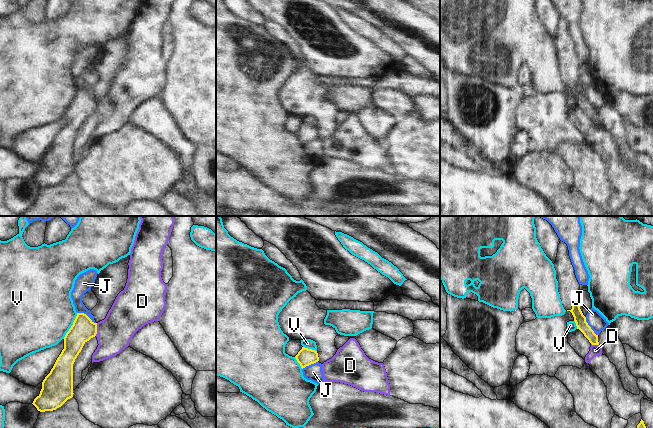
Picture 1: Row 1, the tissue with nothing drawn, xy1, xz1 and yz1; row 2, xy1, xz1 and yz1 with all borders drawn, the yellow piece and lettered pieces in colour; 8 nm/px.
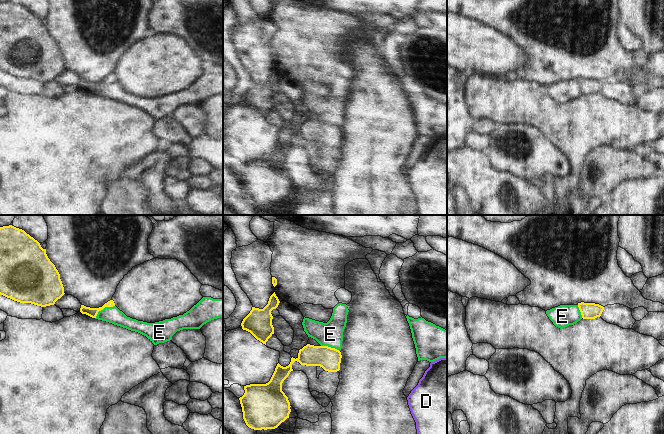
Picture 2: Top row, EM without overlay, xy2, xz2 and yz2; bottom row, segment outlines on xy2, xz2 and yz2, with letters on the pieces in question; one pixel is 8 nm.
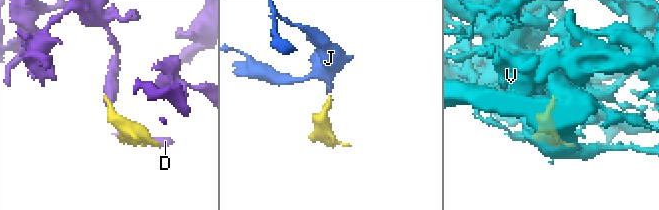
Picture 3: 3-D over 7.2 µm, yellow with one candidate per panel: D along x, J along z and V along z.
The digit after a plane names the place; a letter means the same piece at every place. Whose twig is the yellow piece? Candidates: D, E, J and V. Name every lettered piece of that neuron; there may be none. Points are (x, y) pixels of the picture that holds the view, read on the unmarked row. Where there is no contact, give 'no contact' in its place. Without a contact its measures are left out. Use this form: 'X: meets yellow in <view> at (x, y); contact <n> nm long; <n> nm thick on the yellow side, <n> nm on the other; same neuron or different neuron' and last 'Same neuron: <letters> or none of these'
D: meets yellow in xy1 at (96, 105); contact 110 nm long; 190 nm thick on the yellow side, 280 nm on the other; different neuron
E: meets yellow in xy2 at (103, 84); contact 190 nm long; 80 nm thick on the yellow side, 130 nm on the other; different neuron
J: meets yellow in xy1 at (85, 90); contact 180 nm long; 190 nm thick on the yellow side, 140 nm on the other; different neuron
V: meets yellow in xy1 at (71, 102); contact 240 nm long; 190 nm thick on the yellow side, 480 nm on the other; different neuron
Same neuron: none of these

